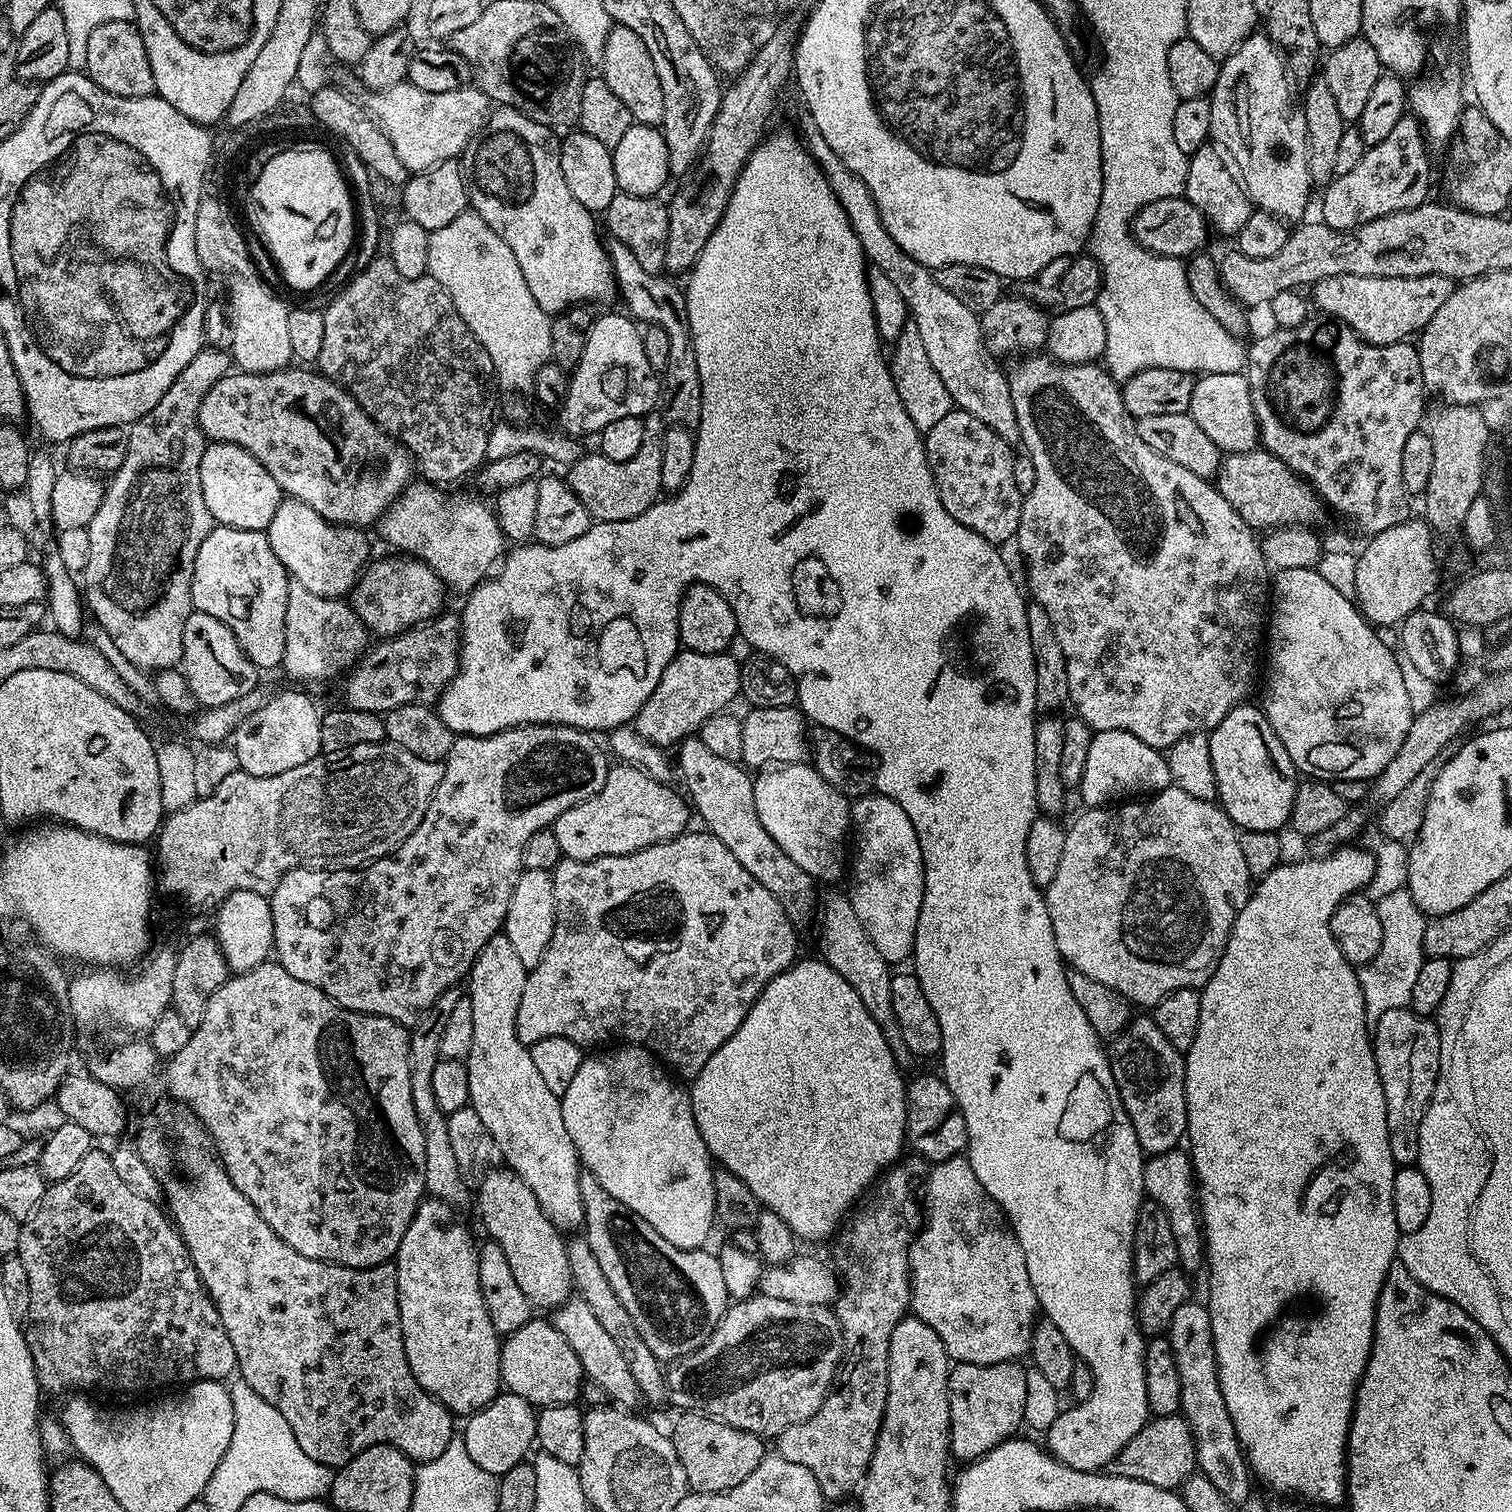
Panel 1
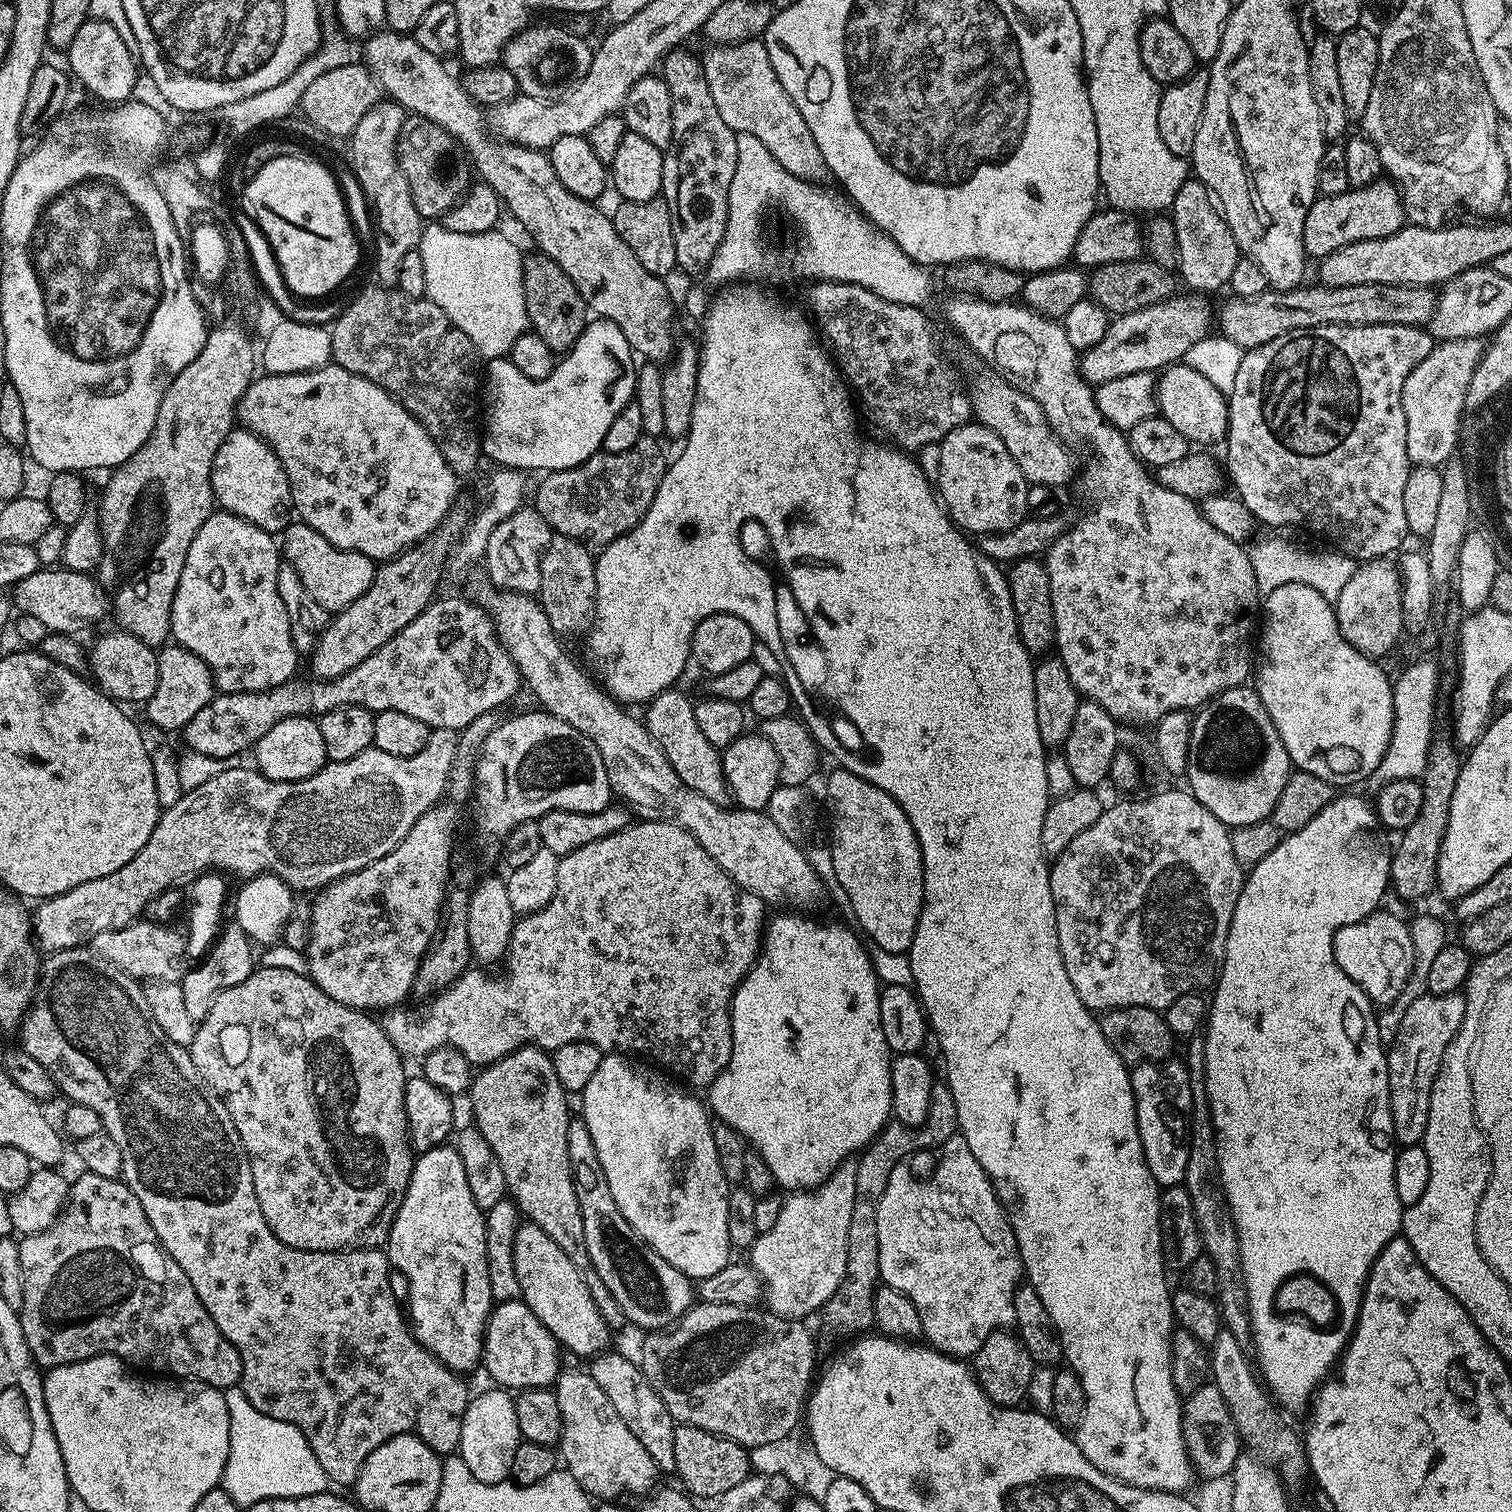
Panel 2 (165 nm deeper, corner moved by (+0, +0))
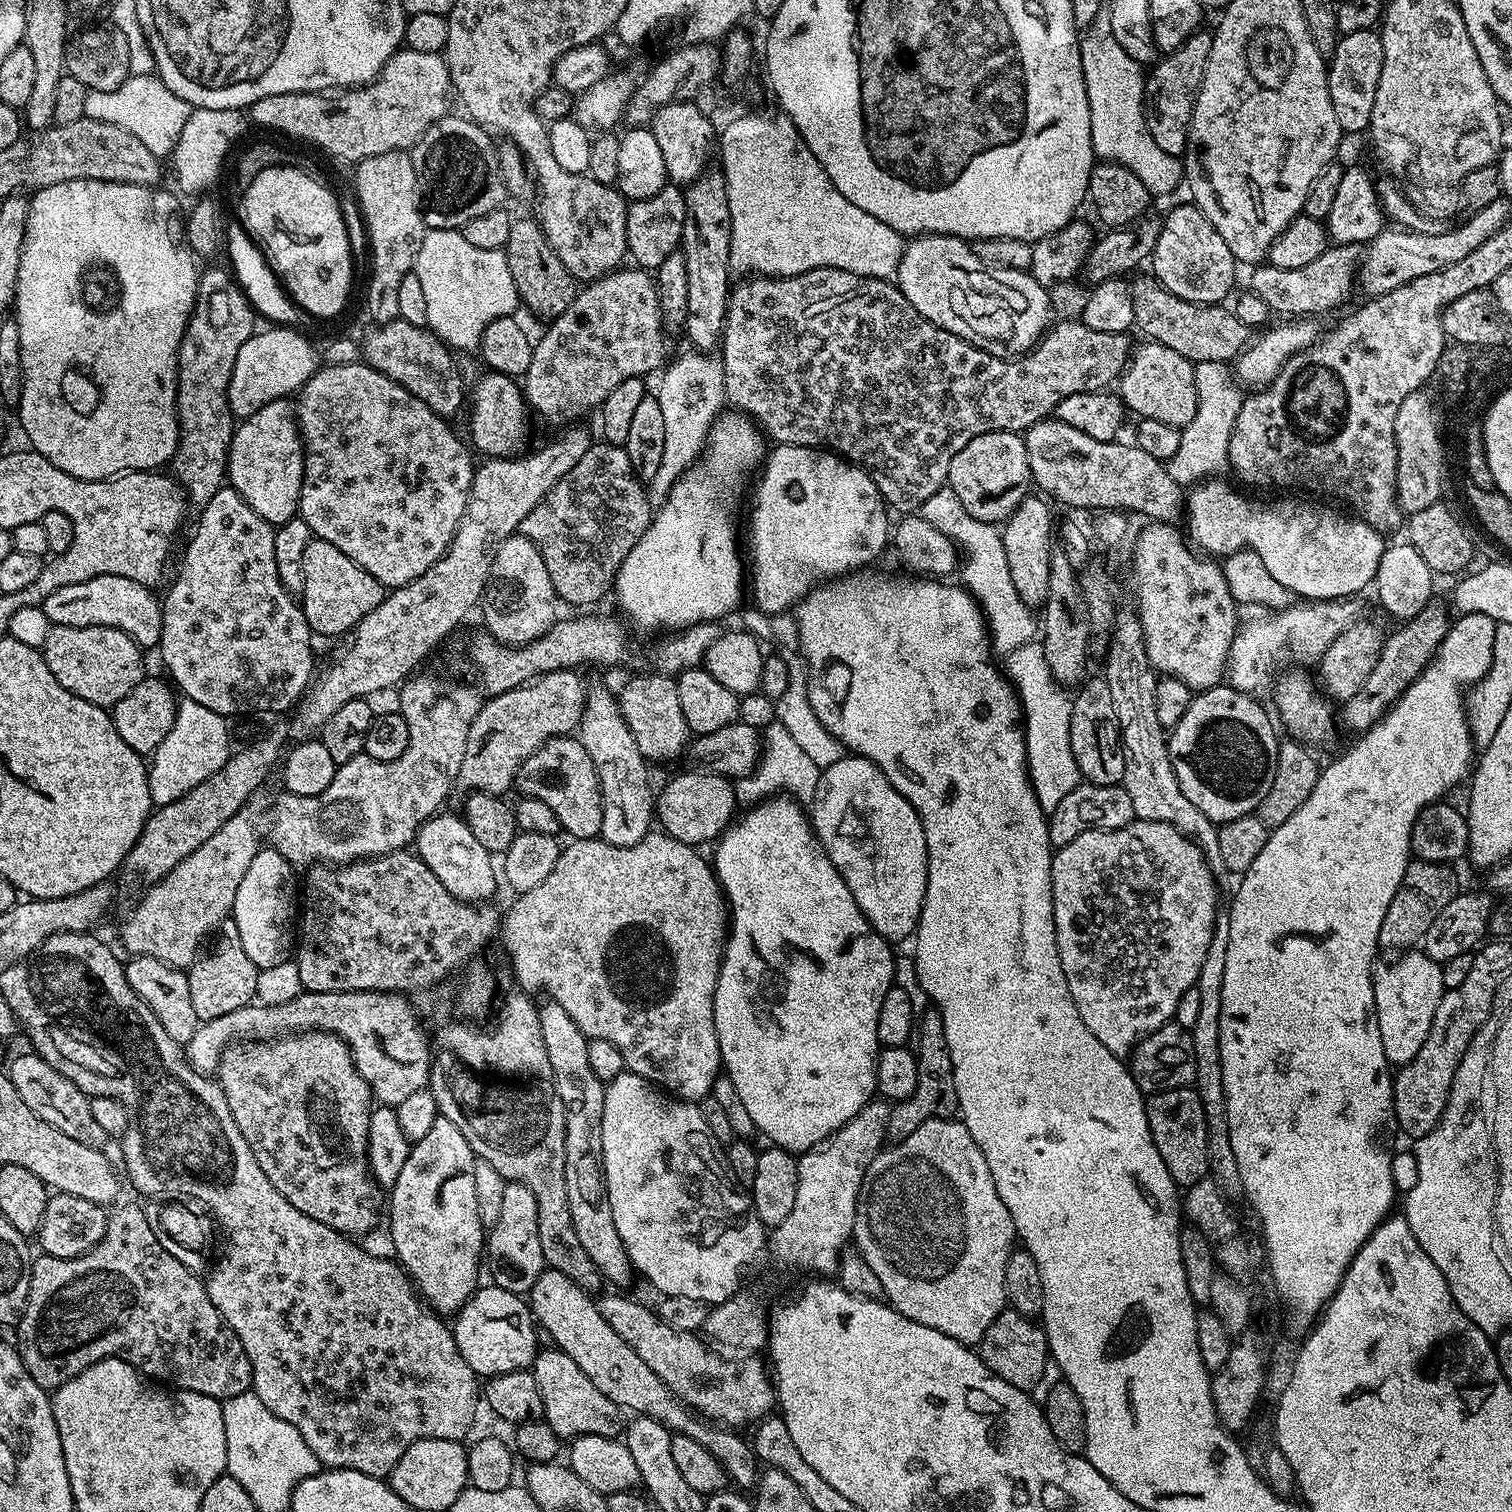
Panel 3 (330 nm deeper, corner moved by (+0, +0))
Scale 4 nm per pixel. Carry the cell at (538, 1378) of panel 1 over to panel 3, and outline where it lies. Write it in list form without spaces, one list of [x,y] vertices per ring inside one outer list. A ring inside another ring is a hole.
[[[495,1286],[487,1287],[477,1287],[471,1298],[461,1306],[459,1312],[455,1313],[456,1324],[451,1325],[458,1350],[462,1358],[466,1358],[466,1366],[470,1366],[470,1370],[474,1370],[480,1378],[491,1378],[507,1372],[522,1372],[531,1369],[538,1355],[538,1347],[536,1348],[538,1325],[532,1315],[529,1301],[523,1295],[507,1292]]]

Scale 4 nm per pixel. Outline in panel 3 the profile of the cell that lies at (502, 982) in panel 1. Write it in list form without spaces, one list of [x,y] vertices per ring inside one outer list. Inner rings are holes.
[[[459,815],[431,816],[419,830],[416,831],[414,851],[420,859],[434,870],[438,882],[446,886],[454,898],[464,900],[467,904],[479,904],[491,901],[498,884],[498,868],[492,865],[493,853],[486,850],[486,846],[478,843],[478,838],[470,834],[470,826]]]

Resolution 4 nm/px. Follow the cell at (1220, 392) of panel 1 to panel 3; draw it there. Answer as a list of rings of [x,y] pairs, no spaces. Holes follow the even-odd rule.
[[[1137,343],[1129,355],[1124,374],[1118,381],[1118,395],[1125,409],[1136,418],[1166,422],[1166,426],[1182,430],[1194,422],[1198,410],[1196,369],[1191,360],[1182,358],[1178,350],[1170,350],[1170,346],[1143,343]]]

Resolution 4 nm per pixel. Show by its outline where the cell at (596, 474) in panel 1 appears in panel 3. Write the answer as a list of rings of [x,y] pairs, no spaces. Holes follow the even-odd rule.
[[[596,442],[593,443],[590,450],[586,450],[586,454],[582,454],[581,460],[575,464],[574,470],[570,470],[570,474],[565,474],[550,490],[550,494],[546,494],[546,498],[542,498],[542,502],[538,502],[538,506],[534,506],[534,510],[530,510],[530,514],[526,514],[526,518],[522,518],[518,532],[519,535],[530,538],[530,542],[534,542],[534,546],[538,546],[538,550],[542,554],[542,562],[546,562],[546,570],[550,574],[550,582],[554,582],[556,595],[563,603],[565,600],[568,604],[596,604],[607,592],[609,595],[613,591],[616,575],[626,558],[626,554],[630,554],[630,550],[634,550],[638,538],[642,538],[642,534],[648,529],[648,524],[653,515],[654,508],[648,502],[645,485],[632,468],[632,463],[624,447],[607,442]]]

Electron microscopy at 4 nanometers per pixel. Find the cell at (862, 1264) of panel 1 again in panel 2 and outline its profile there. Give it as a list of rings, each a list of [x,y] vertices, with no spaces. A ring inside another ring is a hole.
[[[936,1082],[932,1085],[932,1111],[918,1128],[911,1128],[905,1124],[889,1122],[875,1138],[859,1153],[856,1160],[856,1177],[854,1178],[854,1211],[850,1214],[850,1234],[848,1235],[848,1261],[846,1262],[846,1274],[834,1290],[834,1294],[824,1303],[822,1317],[836,1332],[856,1332],[852,1334],[864,1334],[873,1327],[874,1324],[874,1298],[876,1289],[881,1283],[880,1267],[878,1266],[878,1202],[886,1190],[886,1182],[894,1170],[896,1164],[905,1163],[915,1152],[920,1152],[923,1148],[939,1149],[947,1142],[951,1136],[957,1135],[960,1123],[958,1122],[958,1110],[954,1106],[954,1094],[948,1088],[947,1083]]]

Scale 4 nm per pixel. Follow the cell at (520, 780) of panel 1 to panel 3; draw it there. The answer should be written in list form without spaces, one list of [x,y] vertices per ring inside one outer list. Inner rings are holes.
[[[566,735],[547,740],[541,748],[534,750],[534,754],[530,754],[530,758],[526,758],[526,762],[522,762],[516,775],[515,787],[521,788],[524,796],[533,796],[546,802],[546,806],[550,806],[550,810],[554,810],[554,814],[560,820],[561,829],[565,833],[569,832],[569,837],[577,840],[595,840],[599,837],[602,830],[600,783],[594,770],[594,762],[590,762],[590,754],[586,754],[586,746],[582,746],[579,739]]]

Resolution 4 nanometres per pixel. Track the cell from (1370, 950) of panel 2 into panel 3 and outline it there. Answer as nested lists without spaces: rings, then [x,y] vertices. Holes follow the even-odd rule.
[[[1409,950],[1397,955],[1393,964],[1377,967],[1372,989],[1376,1003],[1378,1030],[1382,1034],[1382,1050],[1389,1065],[1403,1066],[1416,1057],[1430,1034],[1434,1010],[1446,991],[1442,982],[1442,967],[1433,962],[1422,950]]]

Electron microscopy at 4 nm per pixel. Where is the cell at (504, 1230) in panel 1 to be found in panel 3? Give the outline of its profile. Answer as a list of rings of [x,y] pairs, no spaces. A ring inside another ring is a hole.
[[[545,1267],[544,1272],[541,1273],[532,1287],[530,1307],[537,1325],[543,1331],[545,1328],[552,1335],[553,1341],[551,1340],[551,1343],[559,1351],[570,1354],[570,1358],[574,1358],[574,1362],[578,1362],[580,1369],[586,1373],[586,1378],[590,1378],[590,1382],[594,1382],[594,1386],[598,1386],[598,1390],[602,1390],[602,1394],[606,1394],[606,1398],[610,1398],[621,1409],[627,1410],[629,1408],[632,1414],[649,1416],[668,1428],[672,1434],[694,1438],[694,1442],[706,1446],[706,1450],[710,1450],[710,1454],[714,1454],[714,1458],[718,1458],[722,1470],[726,1470],[729,1481],[737,1489],[748,1490],[757,1483],[758,1471],[756,1472],[756,1468],[758,1469],[758,1461],[751,1443],[745,1437],[743,1440],[739,1431],[727,1426],[709,1423],[709,1421],[697,1416],[691,1408],[686,1407],[666,1386],[666,1382],[662,1382],[662,1378],[658,1378],[658,1374],[654,1374],[654,1370],[650,1370],[650,1366],[646,1366],[646,1362],[642,1362],[642,1358],[638,1358],[638,1354],[634,1354],[634,1350],[630,1350],[630,1346],[626,1346],[626,1342],[622,1342],[622,1338],[618,1338],[618,1334],[614,1334],[610,1322],[606,1322],[606,1318],[602,1318],[599,1303],[583,1288],[579,1288],[574,1282],[570,1282],[570,1278],[566,1278],[566,1274]]]

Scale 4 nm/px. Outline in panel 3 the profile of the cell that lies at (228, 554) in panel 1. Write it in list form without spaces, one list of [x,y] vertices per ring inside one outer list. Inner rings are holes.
[[[225,486],[218,490],[218,494],[214,494],[214,498],[210,498],[210,502],[206,502],[199,509],[200,521],[196,524],[196,529],[192,532],[192,537],[188,540],[188,545],[184,548],[184,561],[180,564],[180,573],[176,576],[176,581],[172,585],[169,583],[167,585],[168,593],[162,596],[162,634],[160,635],[160,642],[158,645],[158,653],[164,659],[164,664],[168,667],[167,675],[170,677],[171,683],[175,685],[181,693],[184,691],[183,695],[189,700],[198,702],[198,706],[206,706],[206,710],[214,710],[222,717],[233,718],[232,716],[240,716],[243,712],[284,712],[293,707],[303,697],[310,681],[314,676],[314,668],[312,672],[312,640],[314,641],[314,633],[310,625],[306,622],[306,614],[304,613],[303,607],[298,603],[297,597],[286,591],[282,586],[282,582],[278,578],[278,565],[274,563],[274,534],[276,533],[276,528],[271,524],[267,524],[265,520],[261,518],[258,514],[254,514],[254,510],[250,510],[250,506],[246,506],[246,502],[242,498],[242,494],[238,494],[231,486]]]

